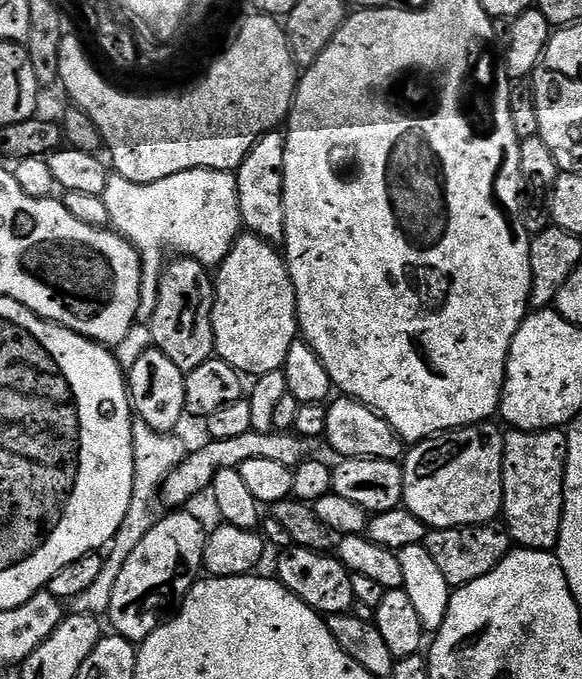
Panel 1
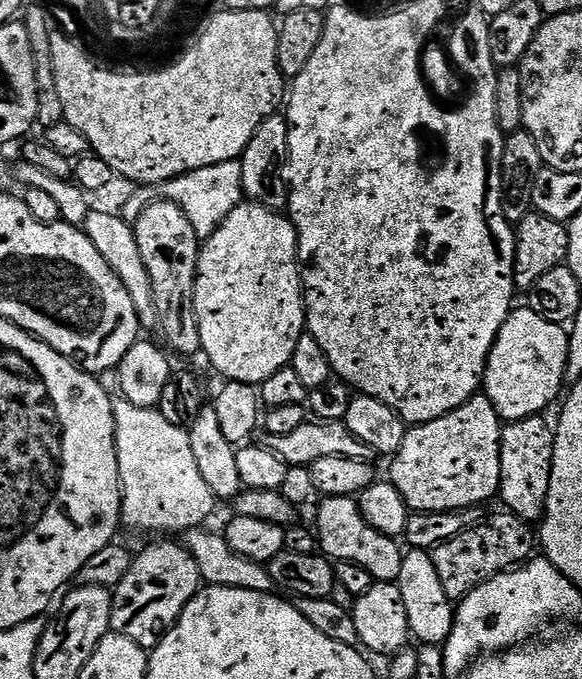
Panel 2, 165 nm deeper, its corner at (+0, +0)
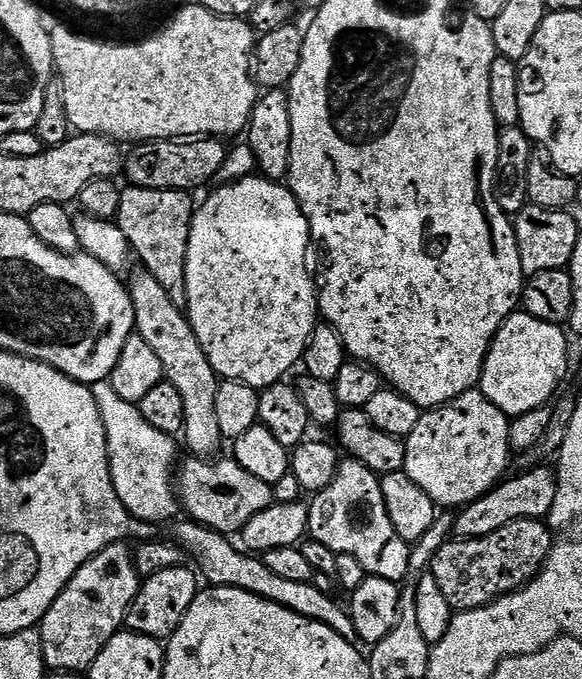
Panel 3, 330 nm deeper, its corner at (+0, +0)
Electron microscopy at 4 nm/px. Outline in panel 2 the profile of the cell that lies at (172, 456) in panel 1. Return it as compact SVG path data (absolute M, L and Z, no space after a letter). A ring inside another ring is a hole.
M119 394L112 396L112 413L123 523L140 532L160 532L165 528L180 534L207 525L218 501L194 462L188 428L166 422L156 408L134 406L134 402Z

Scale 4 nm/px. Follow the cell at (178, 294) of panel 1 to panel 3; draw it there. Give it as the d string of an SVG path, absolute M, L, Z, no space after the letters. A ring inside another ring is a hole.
M125 187L120 194L120 205L115 223L119 224L122 234L126 234L128 247L141 260L143 271L154 274L155 280L170 294L170 302L174 306L187 309L188 295L186 294L186 254L190 242L190 226L192 225L192 213L194 204L191 204L189 193L175 192L170 189L142 189Z

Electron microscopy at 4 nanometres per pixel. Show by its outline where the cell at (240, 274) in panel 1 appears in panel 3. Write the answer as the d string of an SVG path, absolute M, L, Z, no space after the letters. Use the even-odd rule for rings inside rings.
M259 174L246 176L242 180L233 180L219 185L221 188L192 213L190 226L190 242L186 254L186 294L188 307L186 315L210 366L214 366L217 377L225 380L246 382L251 388L263 390L272 384L279 384L292 367L299 365L304 359L304 351L310 342L310 334L316 329L318 323L318 284L308 273L308 248L310 237L308 235L308 219L300 208L300 203L294 198L291 188L283 183L267 179Z

